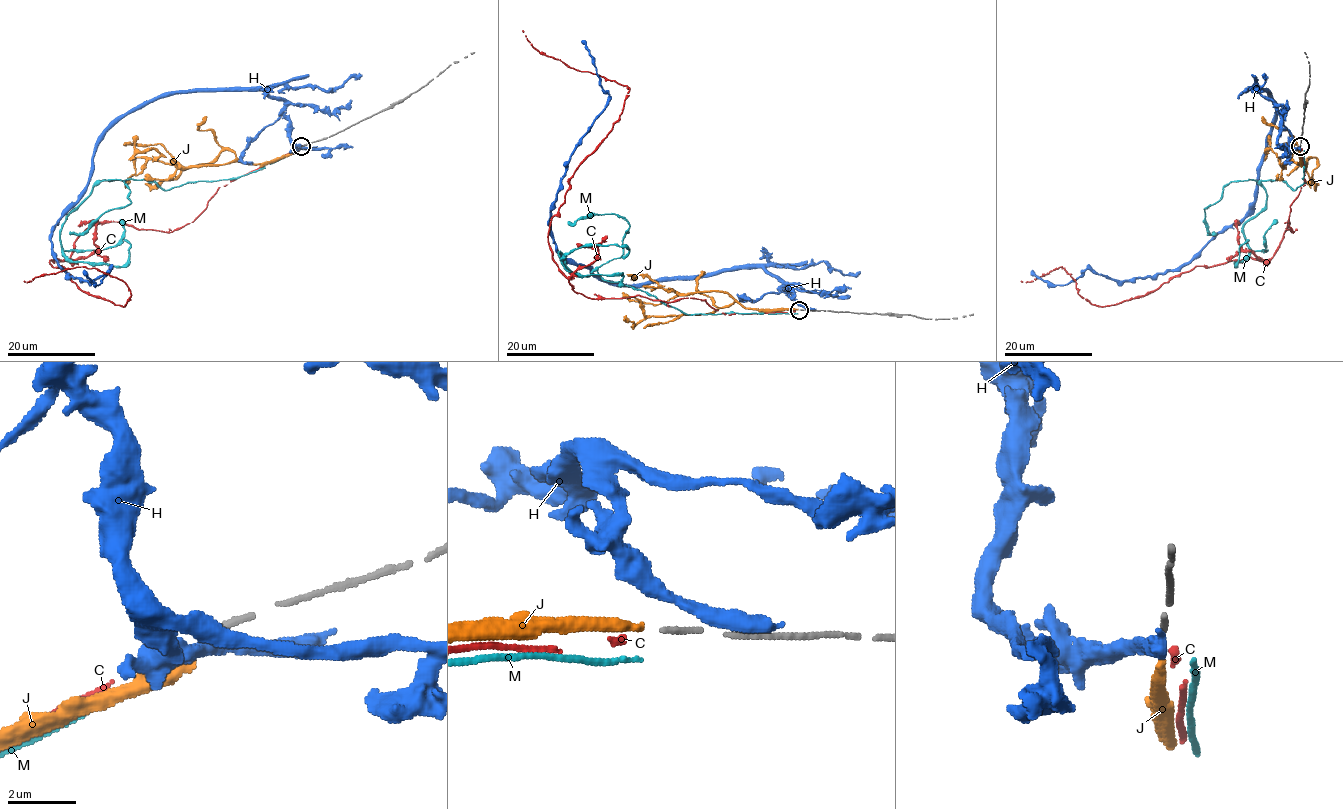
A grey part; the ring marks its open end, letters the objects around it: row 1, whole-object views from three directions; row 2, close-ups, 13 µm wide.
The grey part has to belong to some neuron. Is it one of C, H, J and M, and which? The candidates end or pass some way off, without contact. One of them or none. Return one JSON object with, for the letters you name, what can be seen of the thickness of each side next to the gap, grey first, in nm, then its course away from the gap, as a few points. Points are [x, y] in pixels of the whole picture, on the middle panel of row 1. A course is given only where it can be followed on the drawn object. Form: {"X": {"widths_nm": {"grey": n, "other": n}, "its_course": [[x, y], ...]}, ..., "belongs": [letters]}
{"C": {"widths_nm": {"grey": 170, "other": 200}, "its_course": [[795, 310], [725, 315], [705, 299], [573, 288], [551, 221], [629, 87], [541, 54], [522, 30]]}, "belongs": ["C"]}

